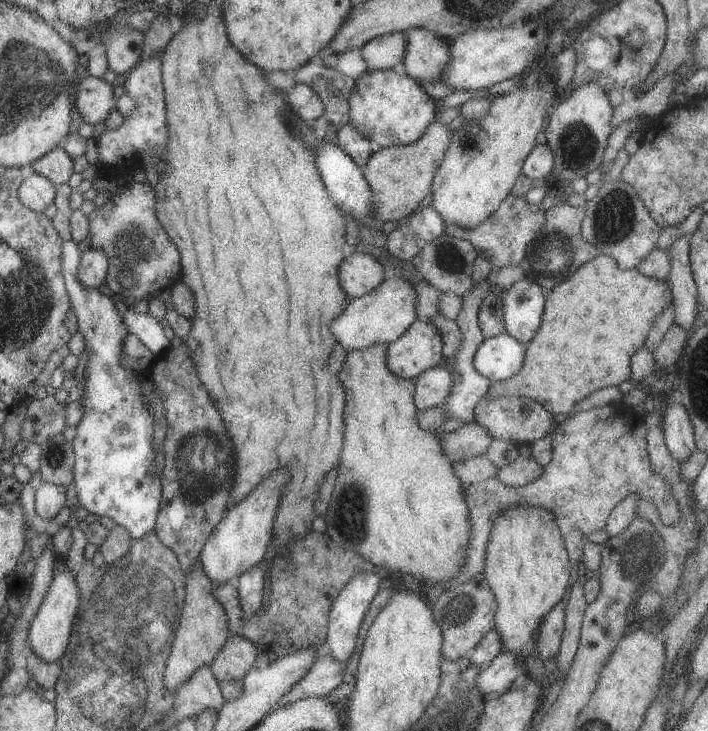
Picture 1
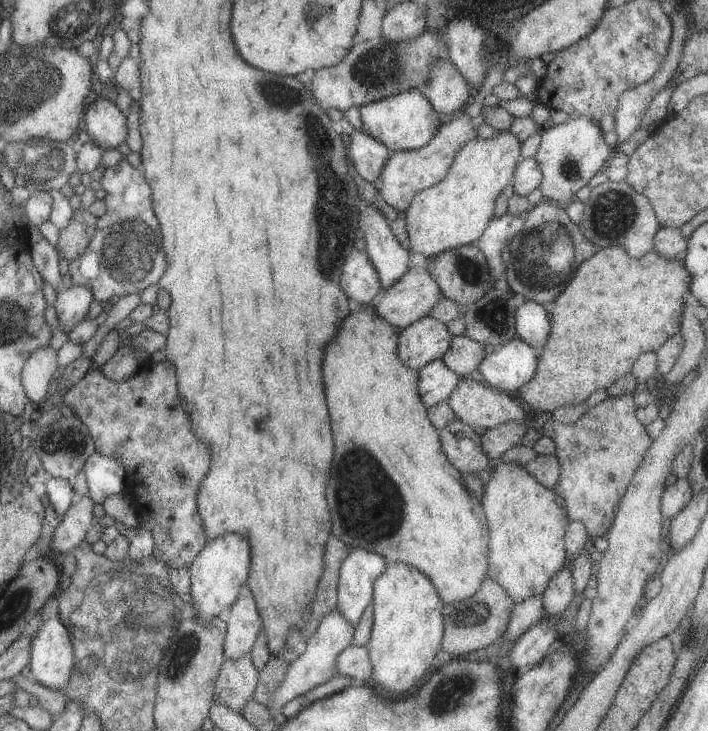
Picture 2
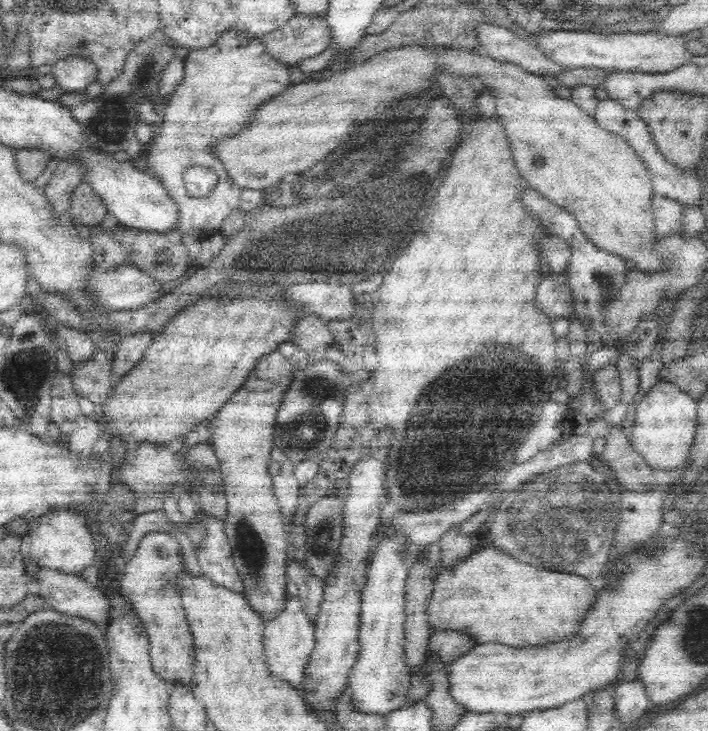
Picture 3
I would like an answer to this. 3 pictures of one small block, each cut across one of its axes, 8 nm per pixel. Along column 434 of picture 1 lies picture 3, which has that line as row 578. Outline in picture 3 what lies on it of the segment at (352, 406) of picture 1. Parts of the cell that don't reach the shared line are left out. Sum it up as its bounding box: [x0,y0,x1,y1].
[424,546,598,668]

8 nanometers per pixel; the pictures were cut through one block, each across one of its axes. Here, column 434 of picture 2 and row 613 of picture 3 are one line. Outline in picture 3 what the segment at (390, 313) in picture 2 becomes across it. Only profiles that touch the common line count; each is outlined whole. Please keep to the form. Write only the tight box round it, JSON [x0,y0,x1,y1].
[264,598,316,690]

